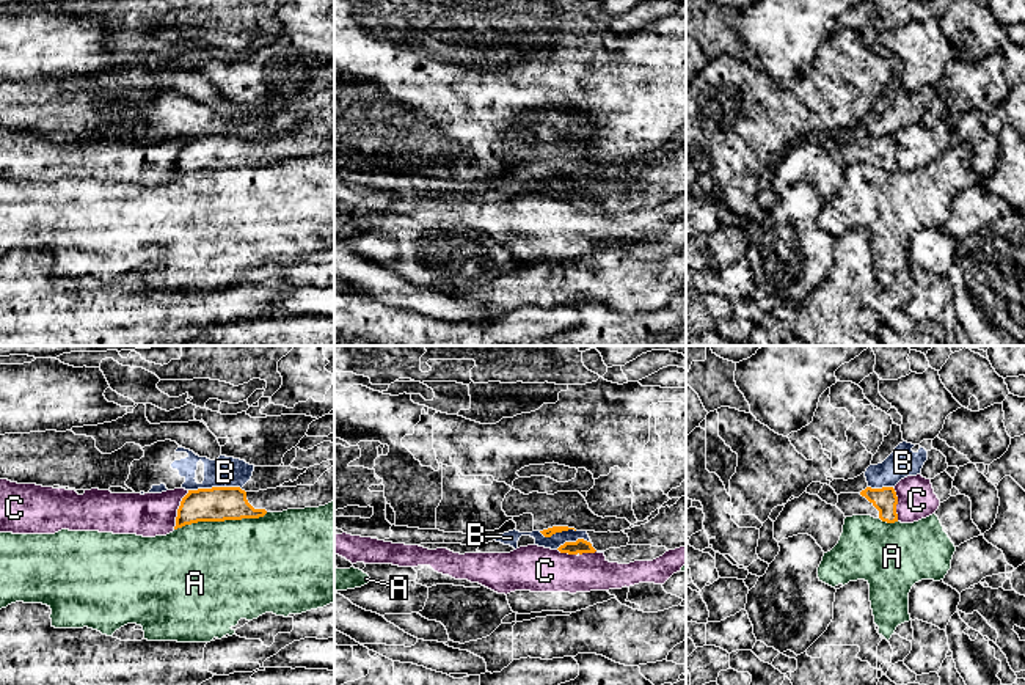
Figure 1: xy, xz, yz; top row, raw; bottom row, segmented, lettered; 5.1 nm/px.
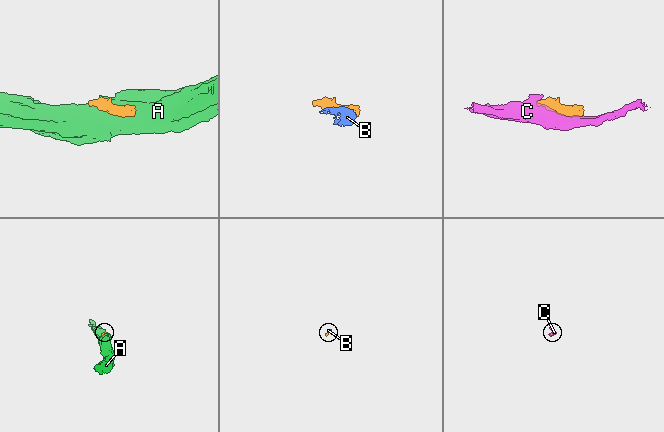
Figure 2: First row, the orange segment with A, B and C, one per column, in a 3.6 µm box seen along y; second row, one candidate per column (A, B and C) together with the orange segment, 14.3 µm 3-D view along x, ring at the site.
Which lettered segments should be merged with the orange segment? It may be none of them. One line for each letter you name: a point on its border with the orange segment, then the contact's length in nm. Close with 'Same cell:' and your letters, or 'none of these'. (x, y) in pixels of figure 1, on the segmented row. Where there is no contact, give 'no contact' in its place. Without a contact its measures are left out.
Same cell: none of these

